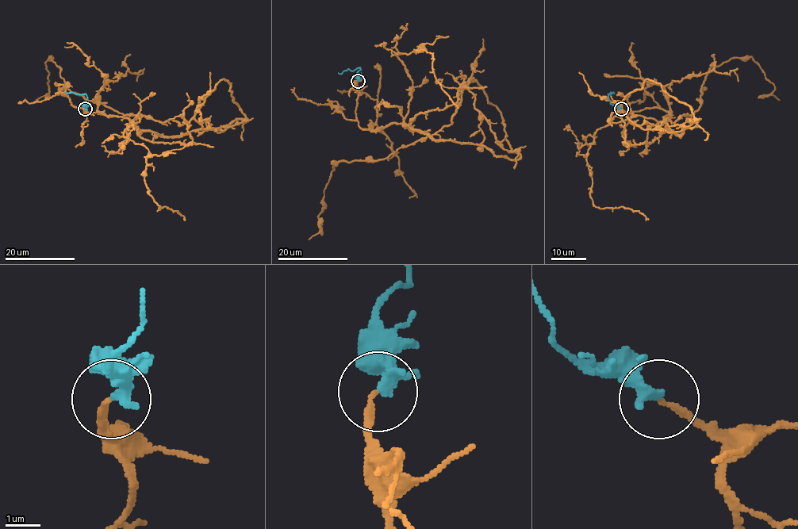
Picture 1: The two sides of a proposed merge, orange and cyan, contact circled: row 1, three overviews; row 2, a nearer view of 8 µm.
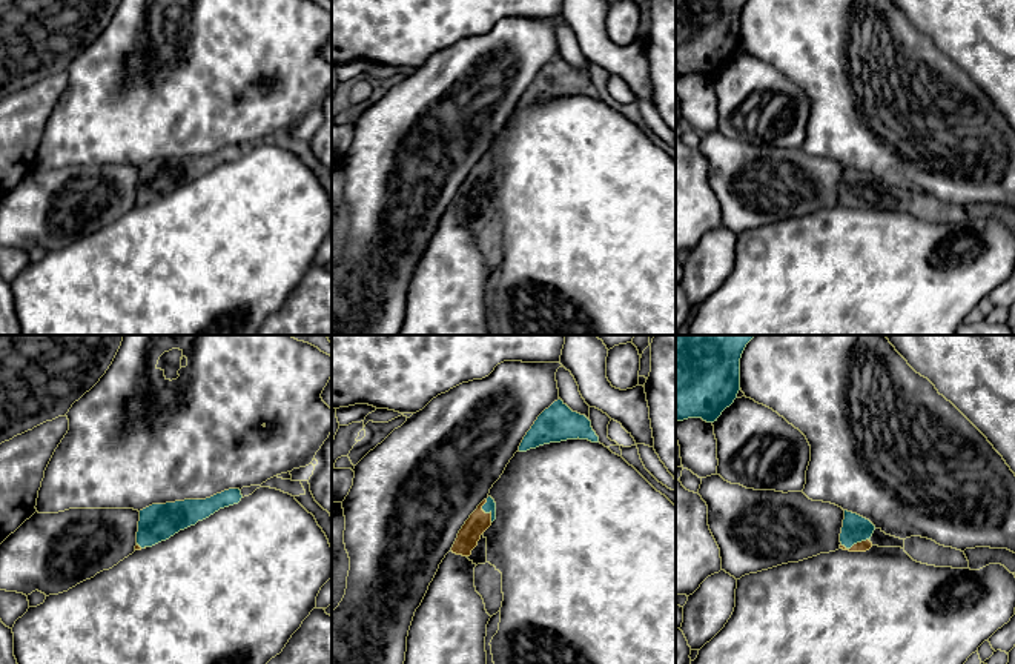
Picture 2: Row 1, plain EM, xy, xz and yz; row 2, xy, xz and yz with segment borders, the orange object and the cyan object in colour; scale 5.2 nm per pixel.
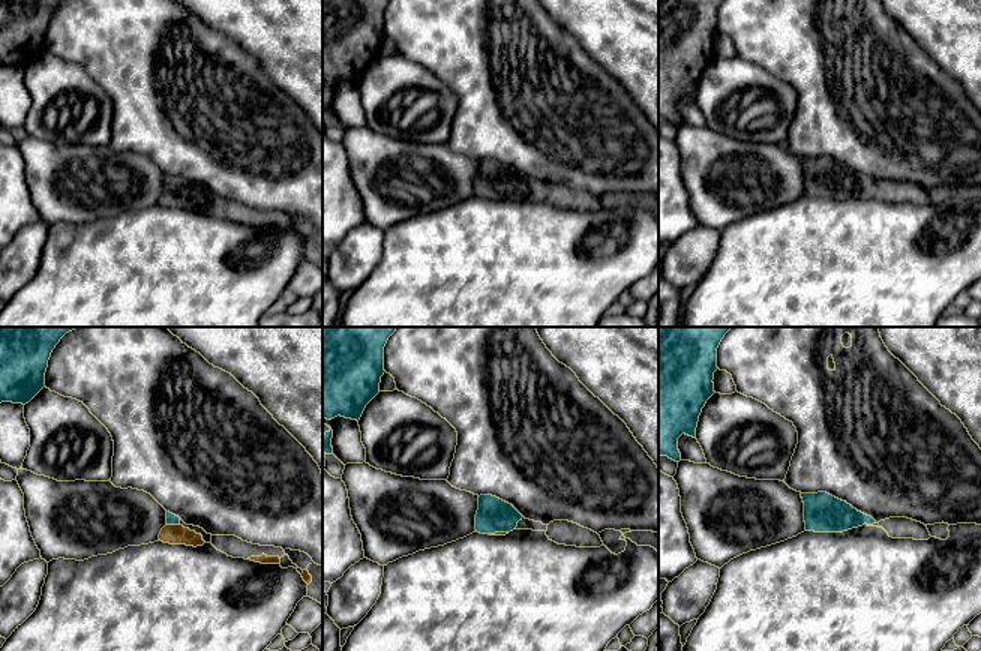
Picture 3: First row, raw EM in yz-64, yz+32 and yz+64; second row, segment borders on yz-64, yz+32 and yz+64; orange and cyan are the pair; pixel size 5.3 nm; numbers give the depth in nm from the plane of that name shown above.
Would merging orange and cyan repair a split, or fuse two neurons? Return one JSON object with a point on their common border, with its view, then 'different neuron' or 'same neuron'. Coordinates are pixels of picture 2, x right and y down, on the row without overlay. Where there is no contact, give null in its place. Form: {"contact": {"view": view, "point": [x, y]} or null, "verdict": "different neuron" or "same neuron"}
{"contact": {"view": "xz", "point": [484, 168]}, "verdict": "same neuron"}

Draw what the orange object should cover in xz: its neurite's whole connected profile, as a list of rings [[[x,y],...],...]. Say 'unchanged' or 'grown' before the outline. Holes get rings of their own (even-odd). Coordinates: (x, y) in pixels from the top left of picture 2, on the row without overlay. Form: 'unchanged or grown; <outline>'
grown; [[[491,152],[484,155],[478,164],[470,171],[451,203],[451,208],[462,212],[470,212],[478,201],[481,191],[496,175],[496,158]]]

